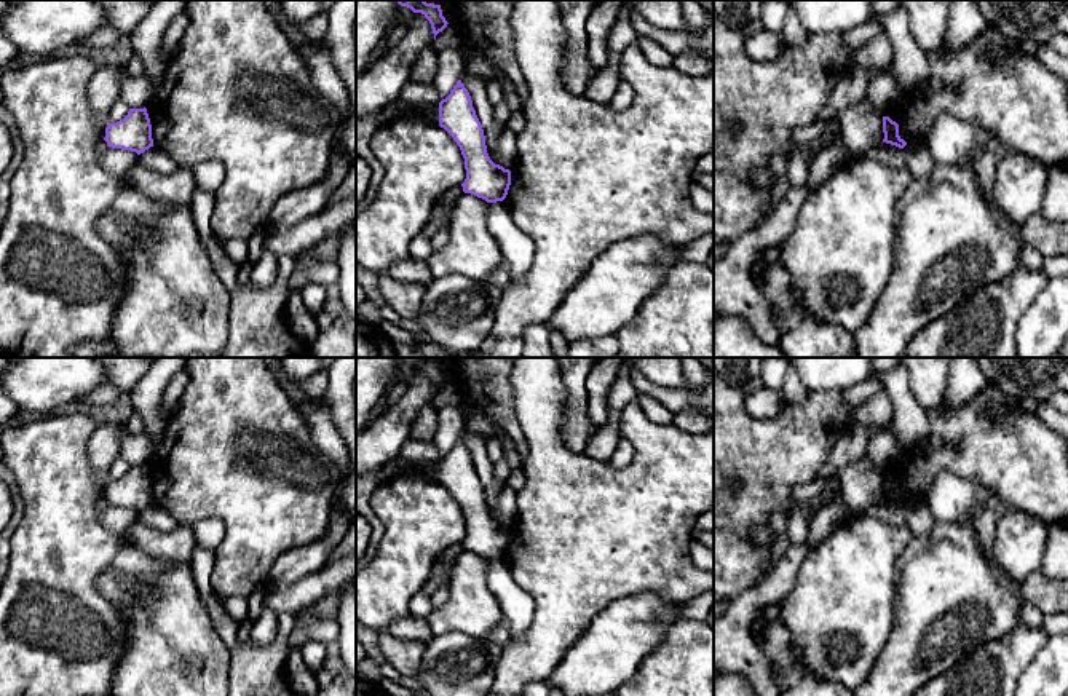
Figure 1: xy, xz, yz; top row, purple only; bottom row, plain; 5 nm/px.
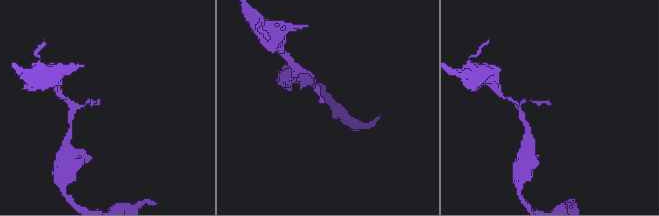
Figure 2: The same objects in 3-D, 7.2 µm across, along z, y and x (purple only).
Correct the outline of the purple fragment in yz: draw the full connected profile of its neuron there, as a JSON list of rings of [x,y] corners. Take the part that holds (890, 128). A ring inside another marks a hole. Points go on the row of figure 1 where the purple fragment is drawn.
[[[883,117],[883,142],[904,148],[907,142],[899,136],[899,125],[889,117]]]

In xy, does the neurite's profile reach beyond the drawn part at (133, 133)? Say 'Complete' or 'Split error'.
Complete

